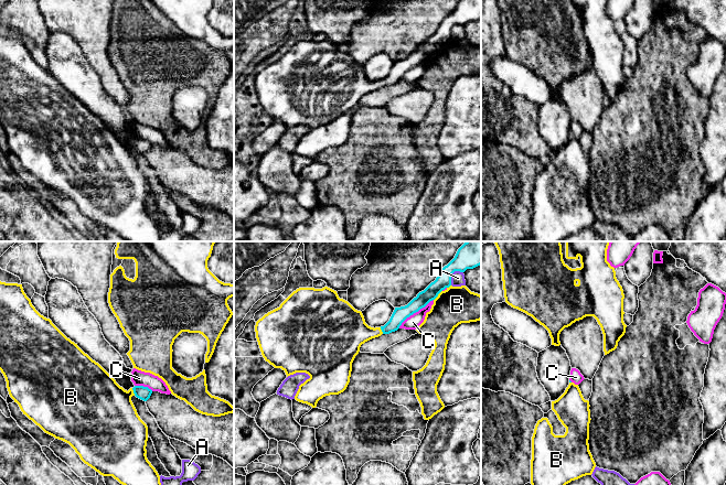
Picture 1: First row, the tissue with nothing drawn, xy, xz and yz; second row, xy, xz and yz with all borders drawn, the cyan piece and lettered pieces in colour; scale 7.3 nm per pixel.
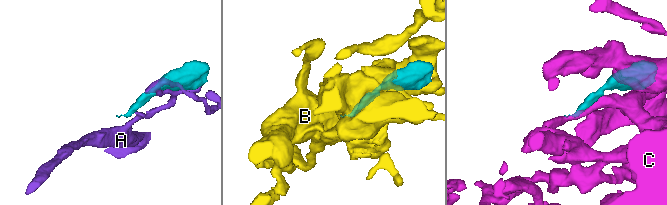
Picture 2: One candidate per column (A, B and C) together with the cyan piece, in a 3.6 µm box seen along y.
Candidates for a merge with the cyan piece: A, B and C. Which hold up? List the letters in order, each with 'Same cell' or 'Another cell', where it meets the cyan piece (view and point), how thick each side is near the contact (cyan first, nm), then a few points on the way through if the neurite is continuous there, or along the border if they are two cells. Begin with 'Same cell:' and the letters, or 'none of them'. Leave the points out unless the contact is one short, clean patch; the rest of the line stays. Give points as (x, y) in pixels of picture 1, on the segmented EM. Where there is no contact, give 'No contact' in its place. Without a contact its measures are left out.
Same cell: B
A: Another cell. Touches cyan at xz (451, 275). Thickness 200 nm (cyan) against 100 nm
B: Same cell. Touches cyan at xz (437, 295). Thickness 110 nm (cyan) against 280 nm
C: Another cell. Touches cyan at xz (415, 312). Thickness 110 nm (cyan) against 100 nm

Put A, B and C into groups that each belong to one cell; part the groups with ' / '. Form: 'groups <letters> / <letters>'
groups A / B / C

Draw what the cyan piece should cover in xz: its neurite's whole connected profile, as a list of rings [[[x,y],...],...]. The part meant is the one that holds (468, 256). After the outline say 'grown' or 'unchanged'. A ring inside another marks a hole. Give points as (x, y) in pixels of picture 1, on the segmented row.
[[[466,241],[457,251],[455,258],[445,266],[436,280],[424,291],[419,292],[407,305],[395,308],[389,321],[381,326],[383,334],[389,334],[399,328],[402,323],[425,308],[438,294],[451,285],[451,276],[455,271],[465,272],[481,265],[481,241]]]; unchanged

